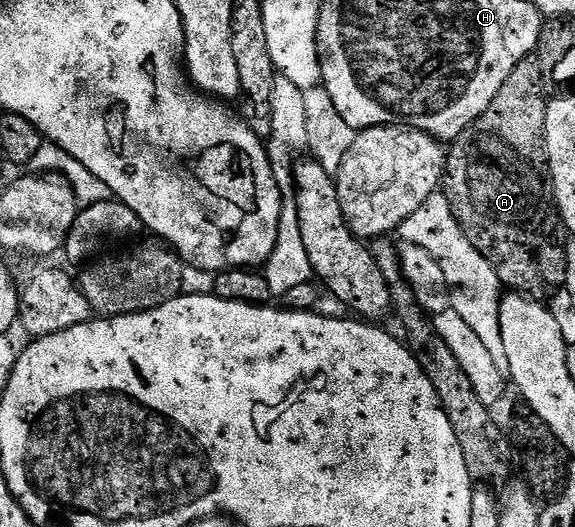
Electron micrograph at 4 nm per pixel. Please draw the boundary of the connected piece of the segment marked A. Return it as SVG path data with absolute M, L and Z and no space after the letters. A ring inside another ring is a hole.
M532 56L523 58L506 76L506 84L498 88L490 108L451 143L442 183L442 193L450 200L462 232L498 272L501 287L529 296L540 296L546 290L536 259L542 219L550 210L544 145L550 98L544 95L544 86L539 62Z

